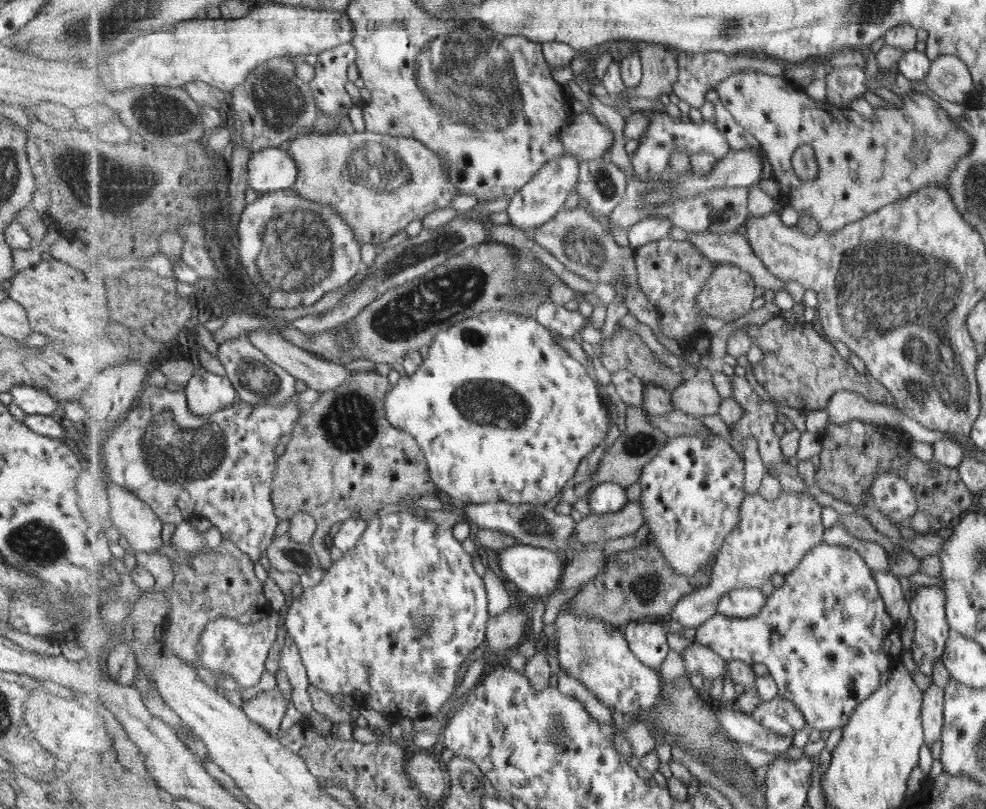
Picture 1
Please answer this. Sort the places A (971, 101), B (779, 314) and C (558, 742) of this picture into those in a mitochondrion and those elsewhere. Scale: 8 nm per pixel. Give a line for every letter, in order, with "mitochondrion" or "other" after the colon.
A: other
B: other
C: mitochondrion

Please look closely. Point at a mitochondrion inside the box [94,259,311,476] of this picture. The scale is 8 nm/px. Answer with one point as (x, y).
(251, 373)

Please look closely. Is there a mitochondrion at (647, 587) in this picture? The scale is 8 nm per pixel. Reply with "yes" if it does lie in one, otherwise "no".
yes

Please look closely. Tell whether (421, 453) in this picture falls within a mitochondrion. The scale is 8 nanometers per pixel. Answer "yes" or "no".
no

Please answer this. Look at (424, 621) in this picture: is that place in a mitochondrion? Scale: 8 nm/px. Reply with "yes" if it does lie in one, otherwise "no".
yes

